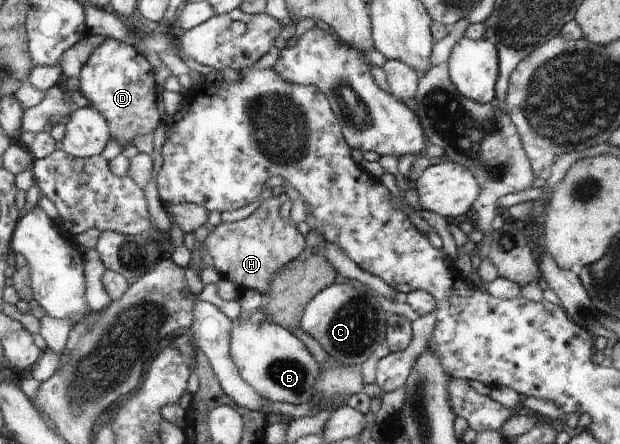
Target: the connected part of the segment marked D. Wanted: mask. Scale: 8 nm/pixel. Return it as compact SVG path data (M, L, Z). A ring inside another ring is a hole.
M106 37L81 68L79 81L79 92L87 98L92 108L99 110L106 118L111 138L116 139L123 148L129 143L133 144L136 136L142 133L154 133L160 124L154 70L132 45Z

